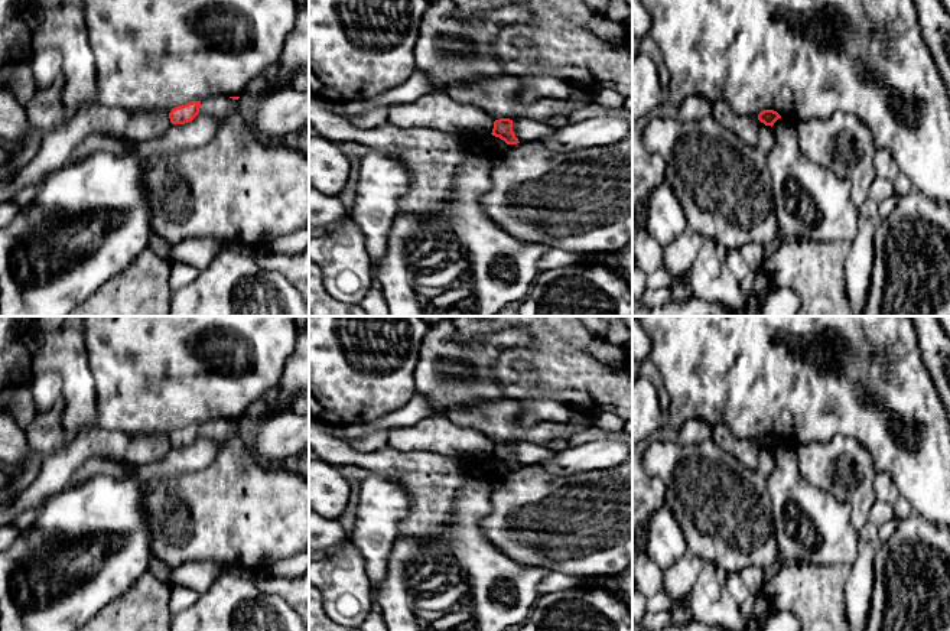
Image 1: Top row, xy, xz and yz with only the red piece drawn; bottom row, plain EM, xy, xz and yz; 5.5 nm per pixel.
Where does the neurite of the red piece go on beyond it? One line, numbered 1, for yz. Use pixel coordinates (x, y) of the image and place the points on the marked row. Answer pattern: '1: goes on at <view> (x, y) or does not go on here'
1: does not go on here

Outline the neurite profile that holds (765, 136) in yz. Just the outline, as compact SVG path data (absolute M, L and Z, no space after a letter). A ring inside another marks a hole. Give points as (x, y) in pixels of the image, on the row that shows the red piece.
M761 126L759 131L758 131L758 144L757 147L762 152L762 153L770 153L771 149L775 144L775 131L774 127L771 126Z

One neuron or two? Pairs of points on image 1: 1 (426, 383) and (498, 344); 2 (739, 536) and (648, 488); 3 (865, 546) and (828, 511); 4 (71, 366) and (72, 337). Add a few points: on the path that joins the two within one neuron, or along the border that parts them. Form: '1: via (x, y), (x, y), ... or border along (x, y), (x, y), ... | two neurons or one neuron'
1: via (446, 381), (468, 381), (485, 364) | one neuron
2: border along (647, 472), (663, 482), (666, 504) | two neurons
3: border along (861, 539), (858, 556), (851, 565) | two neurons
4: via (71, 358), (71, 344) | one neuron

